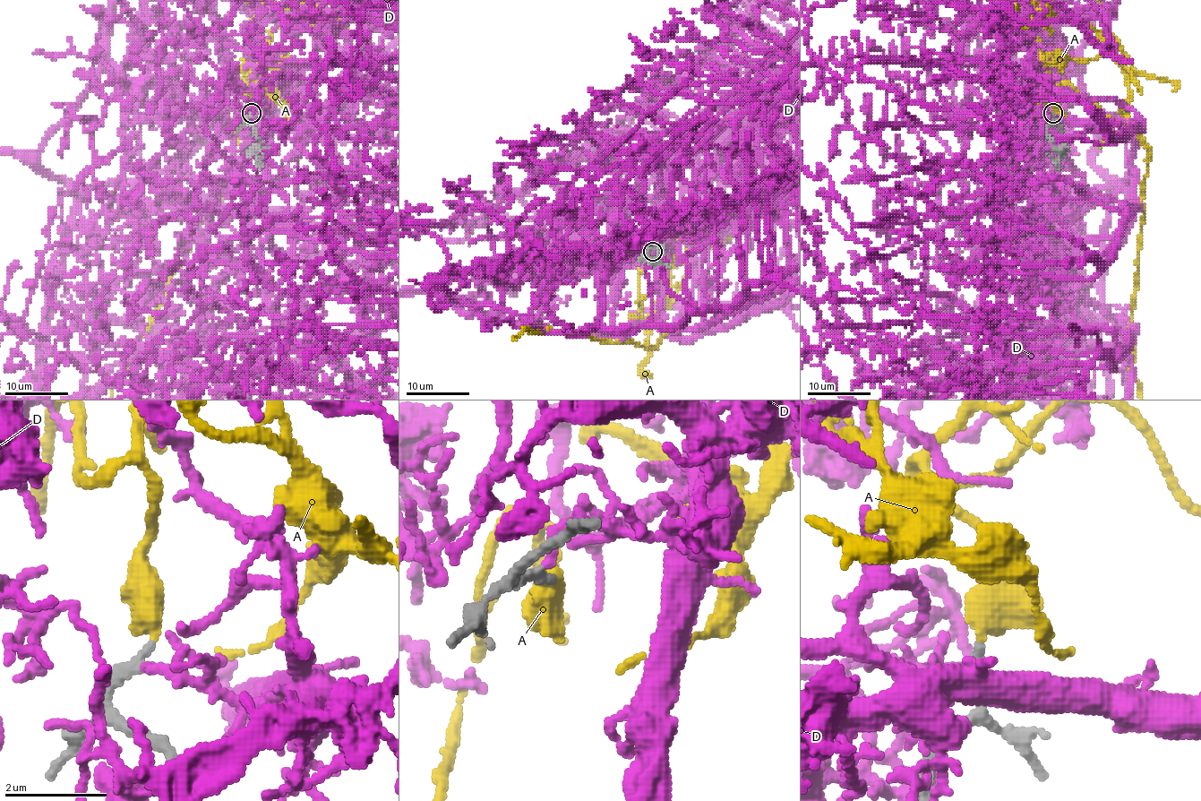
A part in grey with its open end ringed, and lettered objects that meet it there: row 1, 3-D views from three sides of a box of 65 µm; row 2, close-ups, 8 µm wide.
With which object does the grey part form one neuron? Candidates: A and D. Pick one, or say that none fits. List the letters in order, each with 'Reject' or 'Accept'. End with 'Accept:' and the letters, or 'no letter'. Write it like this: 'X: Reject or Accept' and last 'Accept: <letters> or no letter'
A: Accept
D: Reject
Accept: A

